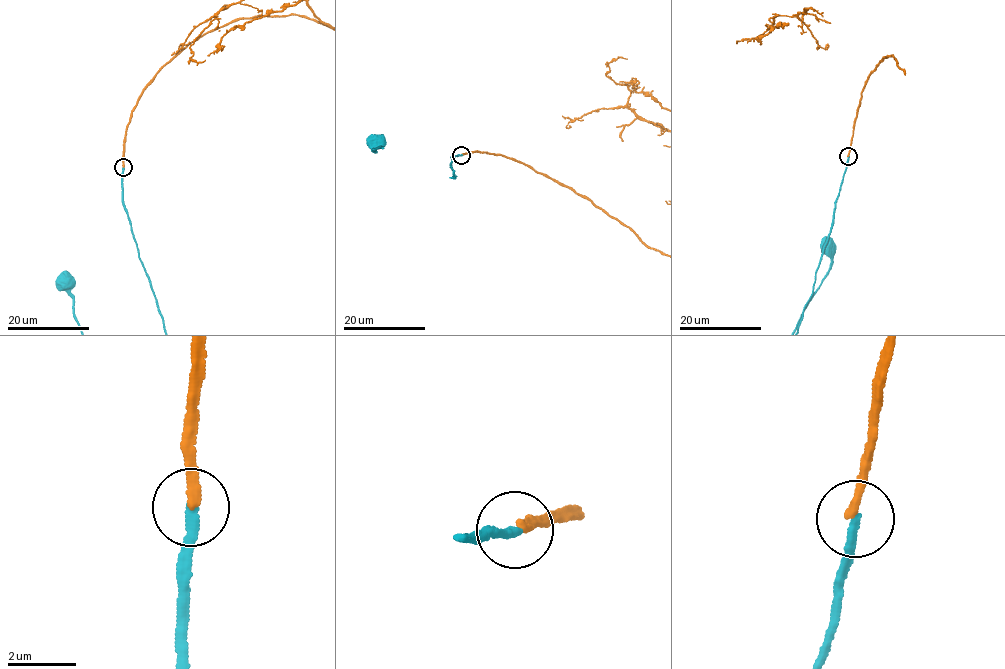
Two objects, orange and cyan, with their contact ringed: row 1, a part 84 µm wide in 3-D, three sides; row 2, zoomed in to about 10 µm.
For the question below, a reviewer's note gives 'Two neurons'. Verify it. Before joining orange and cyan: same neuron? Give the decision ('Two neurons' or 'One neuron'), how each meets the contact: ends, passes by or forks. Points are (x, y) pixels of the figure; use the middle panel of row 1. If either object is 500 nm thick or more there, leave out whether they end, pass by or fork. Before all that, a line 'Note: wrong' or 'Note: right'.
Note: right
Two neurons. At the ring orange ends. At the ring cyan ends

